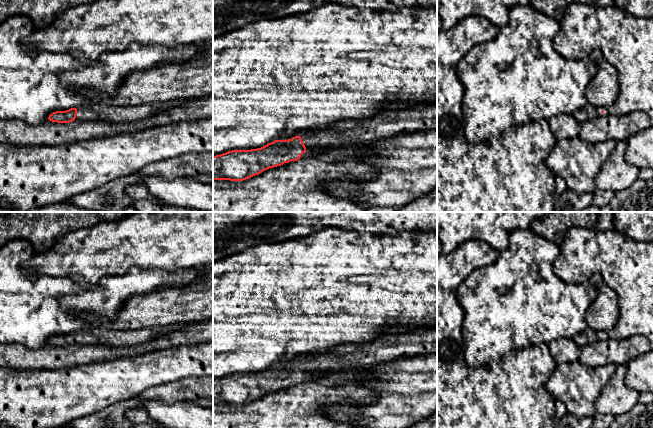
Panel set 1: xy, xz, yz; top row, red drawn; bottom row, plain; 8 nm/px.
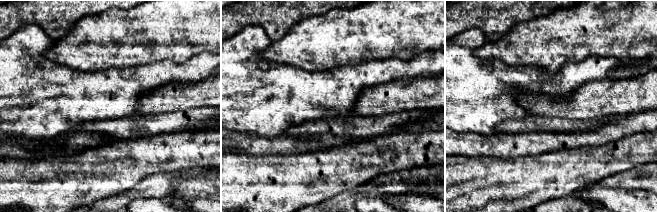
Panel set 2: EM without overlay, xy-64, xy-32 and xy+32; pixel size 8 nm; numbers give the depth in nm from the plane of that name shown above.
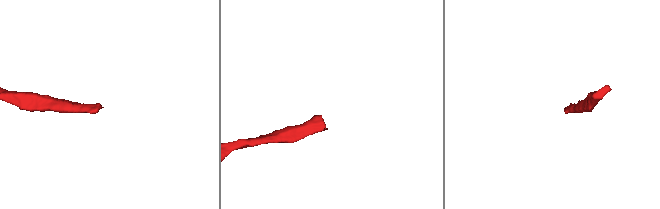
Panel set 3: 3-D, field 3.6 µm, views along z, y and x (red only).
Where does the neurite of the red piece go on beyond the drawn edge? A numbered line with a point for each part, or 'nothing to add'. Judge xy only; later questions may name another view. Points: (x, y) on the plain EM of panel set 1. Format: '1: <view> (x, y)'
1: xy (92, 335)

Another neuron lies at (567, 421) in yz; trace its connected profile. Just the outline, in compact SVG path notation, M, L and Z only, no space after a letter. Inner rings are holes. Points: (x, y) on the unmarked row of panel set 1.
M566 413L556 426L556 428L592 428L593 418L581 418Z

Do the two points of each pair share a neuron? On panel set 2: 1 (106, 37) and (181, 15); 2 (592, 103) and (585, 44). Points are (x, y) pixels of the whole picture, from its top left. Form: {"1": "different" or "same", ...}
{"1": "same", "2": "different"}

